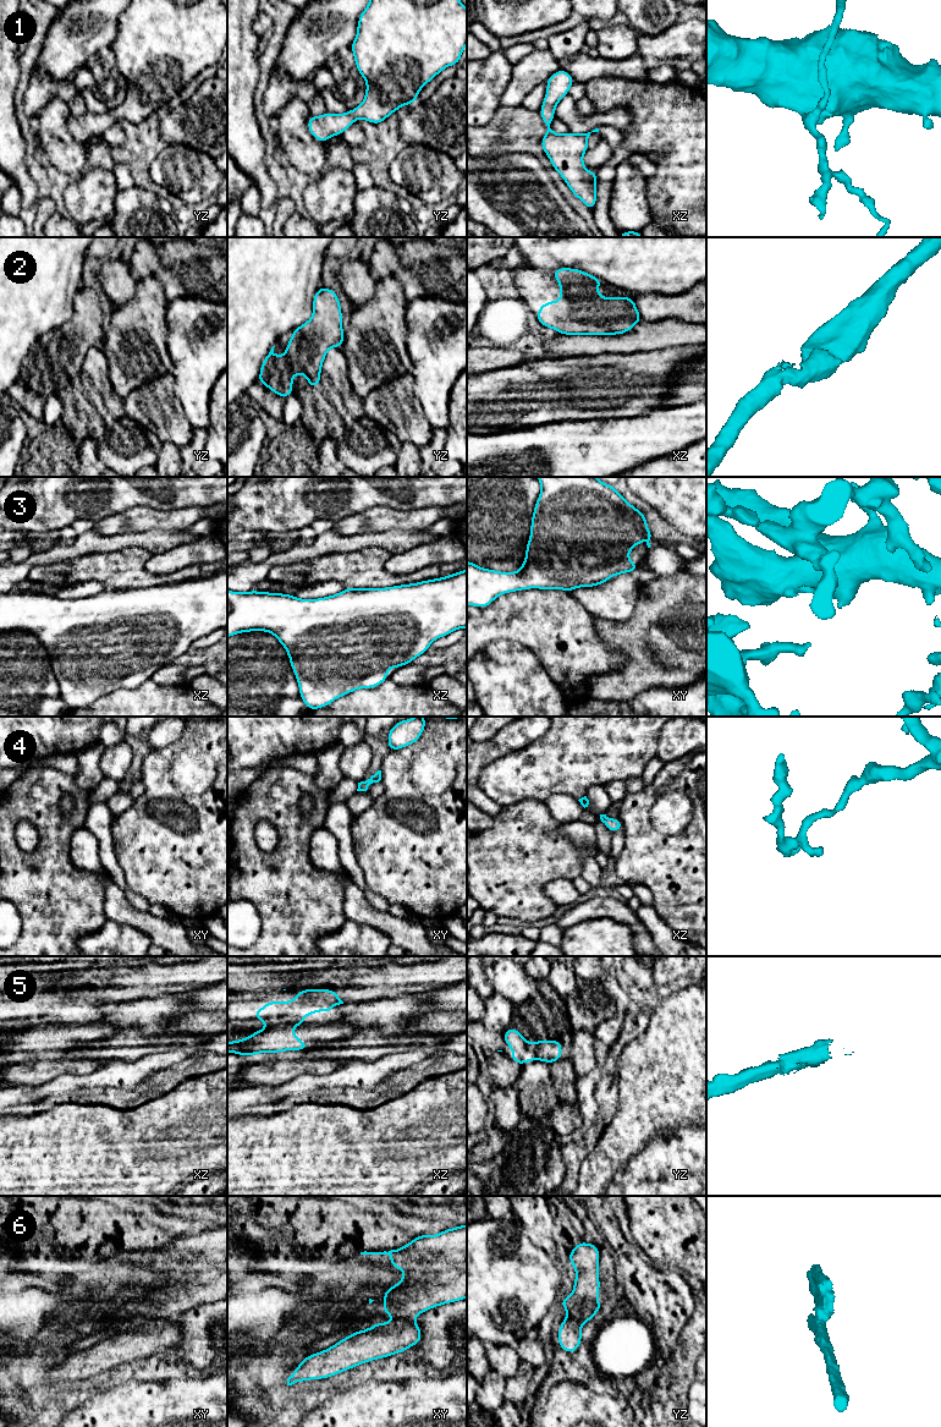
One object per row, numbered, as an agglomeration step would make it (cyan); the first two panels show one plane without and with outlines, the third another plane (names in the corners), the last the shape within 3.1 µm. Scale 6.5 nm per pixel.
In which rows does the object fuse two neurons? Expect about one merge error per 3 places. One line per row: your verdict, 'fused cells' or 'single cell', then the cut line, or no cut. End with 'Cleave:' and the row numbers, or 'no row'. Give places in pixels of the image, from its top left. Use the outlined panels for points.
1: single cell | no cut
2: single cell | no cut
3: single cell | no cut
4: single cell | no cut
5: fused cells | xz (268, 1025), (291, 1026)
6: fused cells | xy (413, 1320), (392, 1321)
Cleave: 5, 6

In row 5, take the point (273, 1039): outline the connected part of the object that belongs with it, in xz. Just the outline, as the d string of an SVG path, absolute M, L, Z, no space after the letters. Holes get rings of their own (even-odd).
M292 1026L266 1027L254 1031L253 1034L238 1041L227 1042L227 1053L241 1056L257 1055L259 1053L282 1053L285 1050L308 1050L309 1043L301 1042Z

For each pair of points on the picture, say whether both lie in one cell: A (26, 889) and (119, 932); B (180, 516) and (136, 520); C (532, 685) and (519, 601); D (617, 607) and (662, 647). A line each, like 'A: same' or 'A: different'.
A: different
B: same
C: different
D: different

